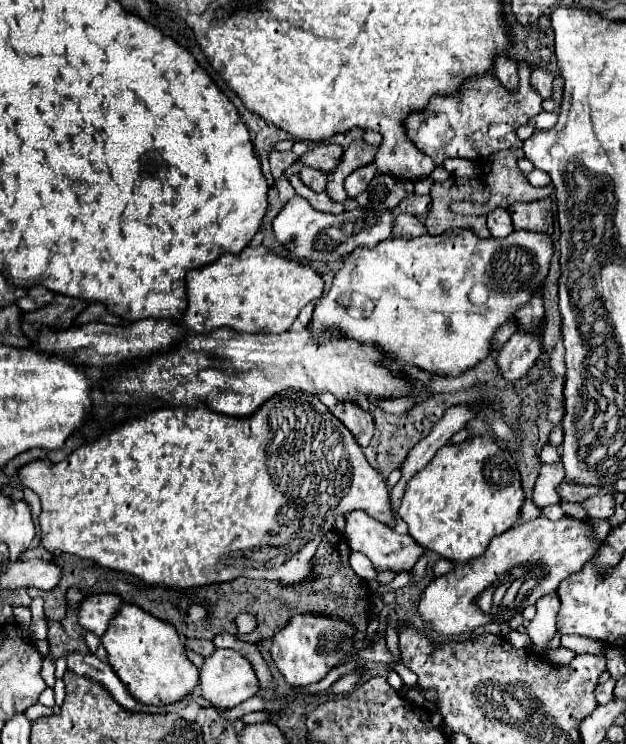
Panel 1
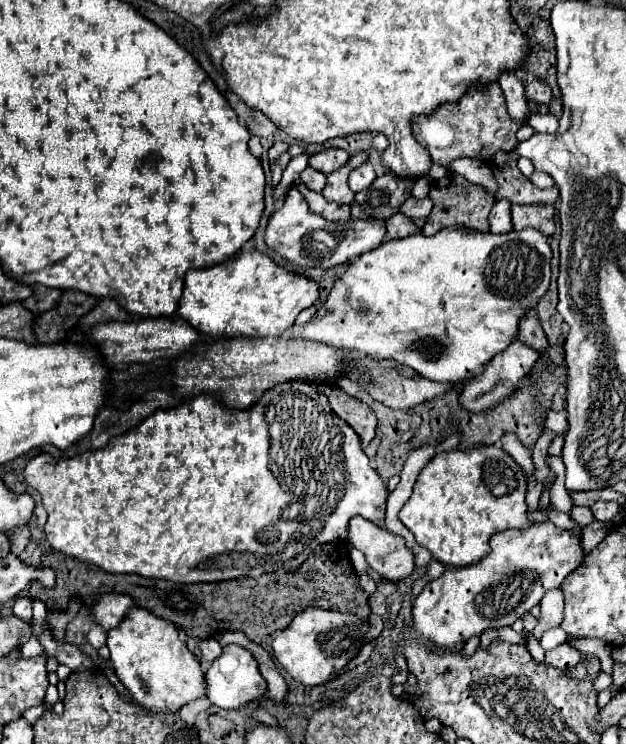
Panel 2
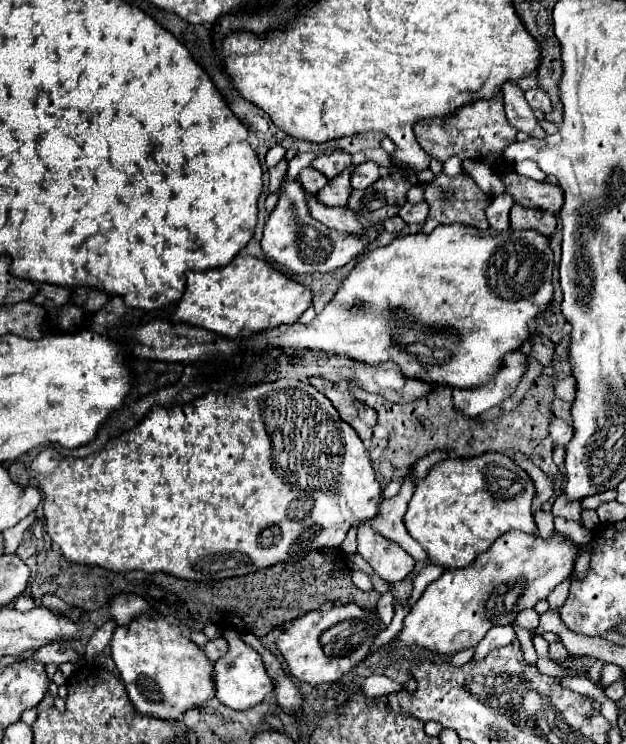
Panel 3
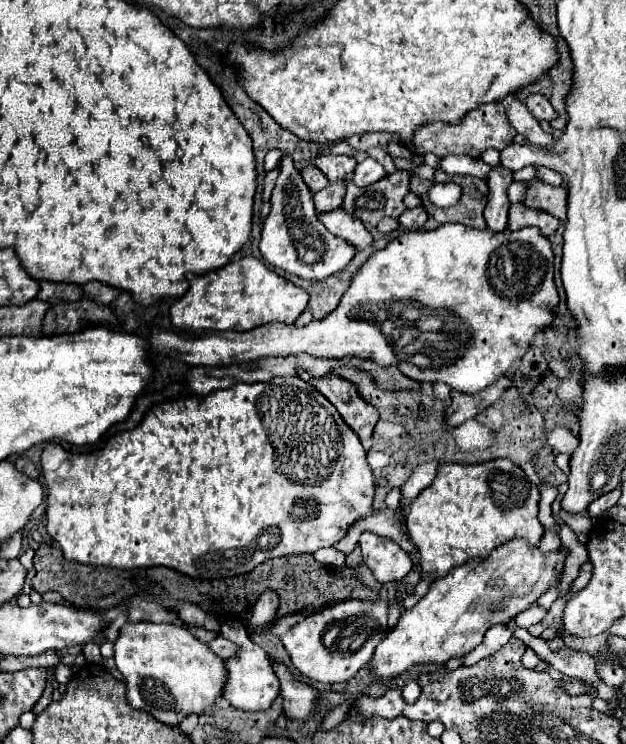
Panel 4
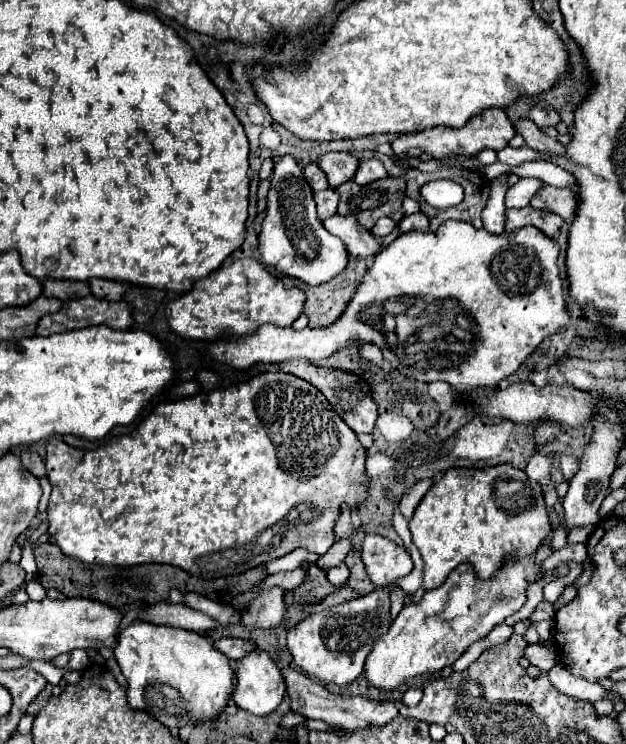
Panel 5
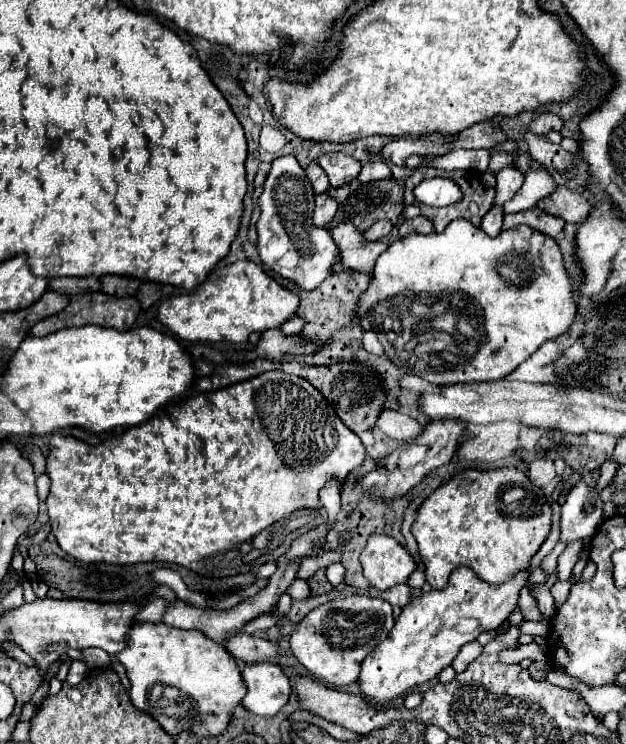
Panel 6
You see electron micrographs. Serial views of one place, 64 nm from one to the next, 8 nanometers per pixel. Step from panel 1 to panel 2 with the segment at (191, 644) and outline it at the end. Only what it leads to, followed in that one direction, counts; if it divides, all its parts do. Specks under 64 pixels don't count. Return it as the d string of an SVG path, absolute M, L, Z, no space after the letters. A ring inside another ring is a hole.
M208 638L208 640L202 640L200 642L200 652L202 652L202 660L206 660L206 662L212 662L212 660L216 660L218 656L220 656L220 652L222 652L222 644L216 640L216 638Z

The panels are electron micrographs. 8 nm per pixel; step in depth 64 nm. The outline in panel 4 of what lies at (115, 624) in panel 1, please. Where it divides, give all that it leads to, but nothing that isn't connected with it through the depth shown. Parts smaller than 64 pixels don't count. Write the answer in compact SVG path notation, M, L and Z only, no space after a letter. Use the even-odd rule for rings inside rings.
M124 624L114 642L114 660L128 688L128 704L168 726L178 726L188 714L204 714L212 708L228 678L224 660L208 644L200 642L190 630L172 624Z

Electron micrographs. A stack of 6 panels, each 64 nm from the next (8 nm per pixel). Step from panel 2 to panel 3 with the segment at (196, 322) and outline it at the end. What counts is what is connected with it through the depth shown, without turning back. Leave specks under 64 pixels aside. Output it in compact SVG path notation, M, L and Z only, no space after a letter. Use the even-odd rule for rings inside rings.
M238 254L228 266L186 274L186 292L176 304L172 322L212 330L222 336L252 336L276 324L294 324L312 304L312 292L274 270L266 260Z

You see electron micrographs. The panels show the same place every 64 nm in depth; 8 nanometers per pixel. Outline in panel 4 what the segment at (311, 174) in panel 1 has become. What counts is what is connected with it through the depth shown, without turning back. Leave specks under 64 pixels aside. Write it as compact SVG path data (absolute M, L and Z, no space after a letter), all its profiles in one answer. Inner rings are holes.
M308 164L308 166L302 168L302 178L308 184L310 192L318 192L318 190L328 186L328 178L314 164Z

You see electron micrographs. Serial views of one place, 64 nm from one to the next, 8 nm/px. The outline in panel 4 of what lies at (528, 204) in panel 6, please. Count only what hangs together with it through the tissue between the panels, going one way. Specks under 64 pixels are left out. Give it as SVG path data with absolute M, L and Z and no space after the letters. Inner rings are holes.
M512 182L508 188L508 200L512 204L522 204L524 192L528 192L528 182Z

